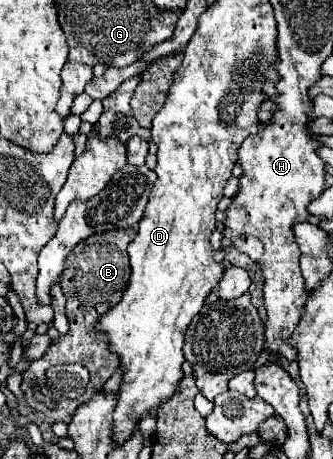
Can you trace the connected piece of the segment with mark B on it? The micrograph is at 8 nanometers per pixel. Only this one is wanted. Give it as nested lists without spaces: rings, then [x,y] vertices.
[[[123,228],[123,230],[107,230],[101,234],[93,234],[87,240],[79,242],[73,252],[67,256],[65,260],[65,270],[63,270],[63,278],[61,278],[61,290],[67,298],[67,318],[69,318],[69,332],[65,336],[61,336],[57,342],[51,344],[51,348],[45,352],[43,358],[31,362],[31,366],[23,372],[23,392],[27,402],[37,410],[37,398],[35,392],[31,388],[31,384],[35,384],[35,380],[39,378],[43,382],[43,374],[49,366],[55,364],[71,364],[71,362],[79,362],[83,364],[89,374],[91,374],[91,382],[85,388],[87,394],[77,398],[77,406],[85,400],[91,398],[91,394],[99,388],[103,388],[103,384],[111,378],[111,374],[115,372],[115,368],[119,366],[119,354],[113,354],[109,350],[109,342],[107,342],[107,334],[97,330],[97,322],[99,318],[111,310],[115,304],[121,302],[121,296],[129,284],[129,276],[131,276],[131,268],[129,268],[129,256],[127,256],[127,244],[135,238],[135,230],[133,228]]]

